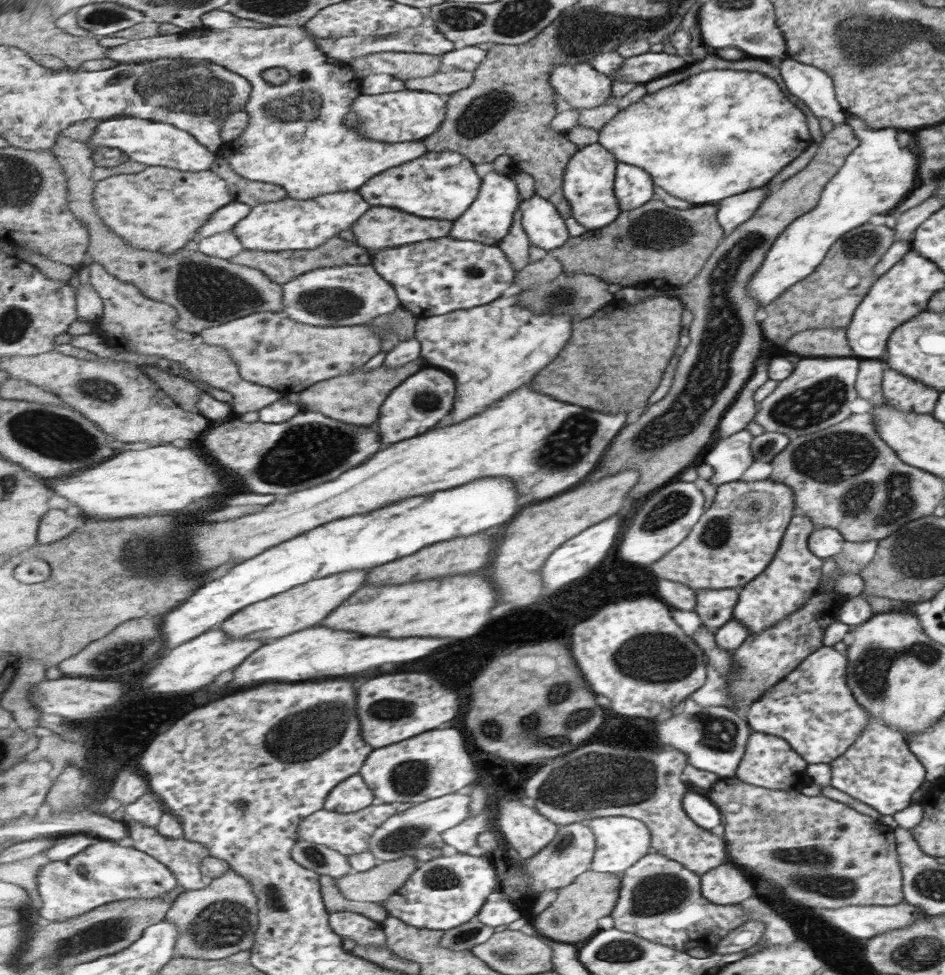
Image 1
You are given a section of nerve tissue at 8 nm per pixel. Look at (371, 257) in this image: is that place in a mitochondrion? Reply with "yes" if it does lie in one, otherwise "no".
no

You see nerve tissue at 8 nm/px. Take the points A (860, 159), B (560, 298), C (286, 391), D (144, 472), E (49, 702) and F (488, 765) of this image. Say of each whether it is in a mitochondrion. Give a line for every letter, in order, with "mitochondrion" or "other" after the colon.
A: other
B: mitochondrion
C: other
D: other
E: other
F: other

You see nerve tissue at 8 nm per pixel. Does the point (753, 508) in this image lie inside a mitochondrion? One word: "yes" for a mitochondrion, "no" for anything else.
yes

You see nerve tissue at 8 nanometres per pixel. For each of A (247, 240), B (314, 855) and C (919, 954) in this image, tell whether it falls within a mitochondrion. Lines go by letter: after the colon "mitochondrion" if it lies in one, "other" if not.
A: other
B: mitochondrion
C: mitochondrion

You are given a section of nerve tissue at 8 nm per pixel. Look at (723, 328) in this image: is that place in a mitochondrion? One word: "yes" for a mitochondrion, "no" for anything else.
yes

